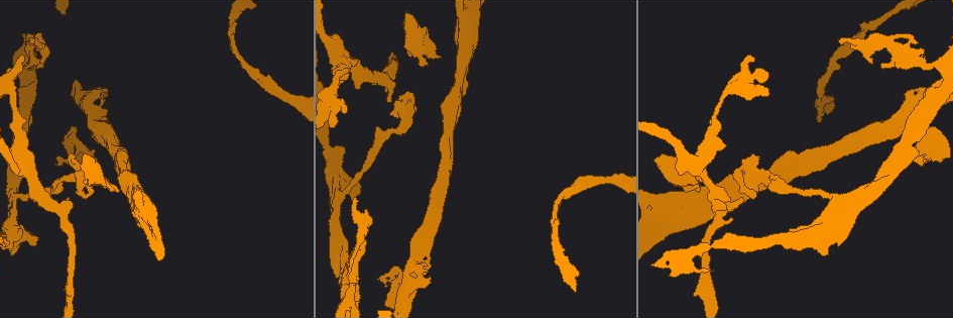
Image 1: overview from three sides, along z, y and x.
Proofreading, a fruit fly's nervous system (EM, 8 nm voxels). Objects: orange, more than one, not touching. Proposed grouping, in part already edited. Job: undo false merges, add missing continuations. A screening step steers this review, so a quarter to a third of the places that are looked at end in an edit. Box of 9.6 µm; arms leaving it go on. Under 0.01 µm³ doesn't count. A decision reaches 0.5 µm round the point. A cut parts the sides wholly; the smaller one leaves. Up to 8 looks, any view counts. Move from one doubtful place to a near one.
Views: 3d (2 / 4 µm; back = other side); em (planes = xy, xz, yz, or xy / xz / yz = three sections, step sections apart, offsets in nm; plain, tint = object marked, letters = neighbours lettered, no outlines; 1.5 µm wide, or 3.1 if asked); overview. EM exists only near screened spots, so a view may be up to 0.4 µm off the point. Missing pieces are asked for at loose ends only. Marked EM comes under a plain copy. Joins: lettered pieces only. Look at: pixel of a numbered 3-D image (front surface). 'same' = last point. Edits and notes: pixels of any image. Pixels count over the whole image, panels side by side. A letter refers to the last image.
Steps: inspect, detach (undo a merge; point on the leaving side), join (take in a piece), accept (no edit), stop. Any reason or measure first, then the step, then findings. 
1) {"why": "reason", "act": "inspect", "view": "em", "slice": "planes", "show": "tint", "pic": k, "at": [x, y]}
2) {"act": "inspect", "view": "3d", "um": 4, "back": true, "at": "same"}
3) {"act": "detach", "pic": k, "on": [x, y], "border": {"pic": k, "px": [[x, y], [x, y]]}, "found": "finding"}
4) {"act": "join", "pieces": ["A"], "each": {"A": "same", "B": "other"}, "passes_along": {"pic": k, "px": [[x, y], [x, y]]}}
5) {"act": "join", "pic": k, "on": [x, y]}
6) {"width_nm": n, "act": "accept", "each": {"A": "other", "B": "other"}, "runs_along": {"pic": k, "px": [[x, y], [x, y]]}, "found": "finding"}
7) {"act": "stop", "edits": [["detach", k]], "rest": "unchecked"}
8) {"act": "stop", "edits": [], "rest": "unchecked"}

{"why": "an open end", "act": "inspect", "view": "3d", "um": 4, "pic": 1, "at": [55, 158]}

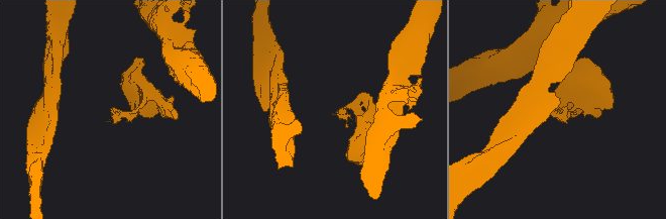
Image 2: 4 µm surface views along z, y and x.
{"act": "inspect", "view": "em", "slice": "planes", "show": "letters", "pic": 2, "at": [338, 116]}

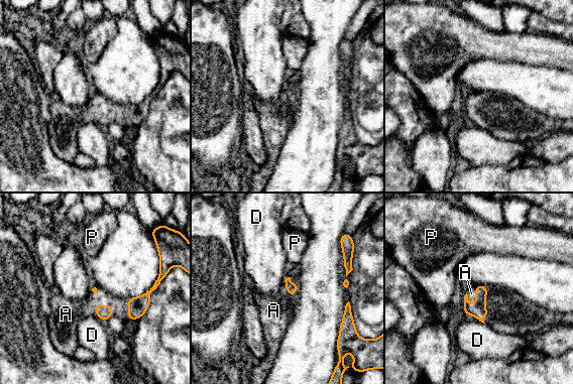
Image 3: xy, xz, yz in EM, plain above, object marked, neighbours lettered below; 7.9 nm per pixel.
{"longest_contact_nm": ["A", 180], "act": "join", "pieces": ["A"], "each": {"A": "same", "D": "other", "P": "other"}, "found": "it goes on there"}

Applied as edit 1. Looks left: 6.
{"why": "an open end", "act": "inspect", "view": "3d", "um": 2, "back": true, "pic": 1, "at": [788, 153]}

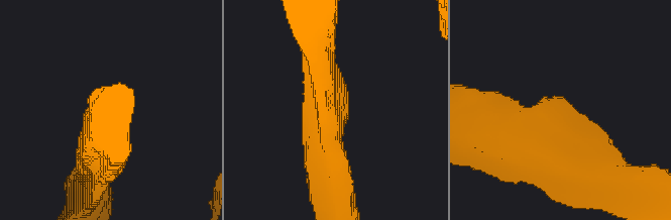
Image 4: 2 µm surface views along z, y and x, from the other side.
{"why": "shape alone is not enough", "act": "inspect", "view": "em", "slice": "xy", "step": 8, "show": "letters", "pic": 4, "at": [568, 102]}

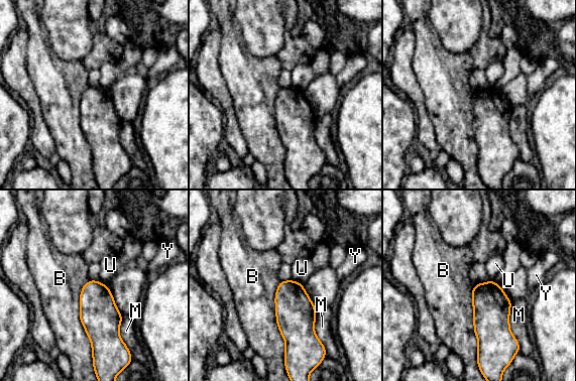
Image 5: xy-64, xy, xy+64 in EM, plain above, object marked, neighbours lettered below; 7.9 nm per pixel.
{"why": "cut it another way", "act": "inspect", "view": "em", "slice": "planes", "show": "letters", "at": "same"}

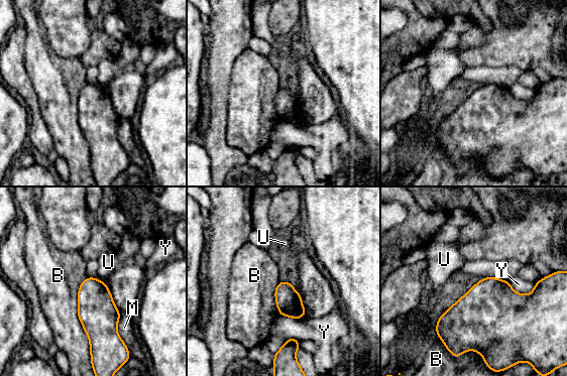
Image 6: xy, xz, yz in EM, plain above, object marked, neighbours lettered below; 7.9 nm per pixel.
{"width_nm": 200, "act": "accept", "each": {"B": "other", "M": "other", "U": "other", "Y": "other"}, "border": {"pic": 6, "px": [[87, 276], [78, 319], [91, 353]]}, "found": "none of them fits"}

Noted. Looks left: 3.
{"act": "stop", "edits": [["join", 3]], "rest": "unchecked"}

